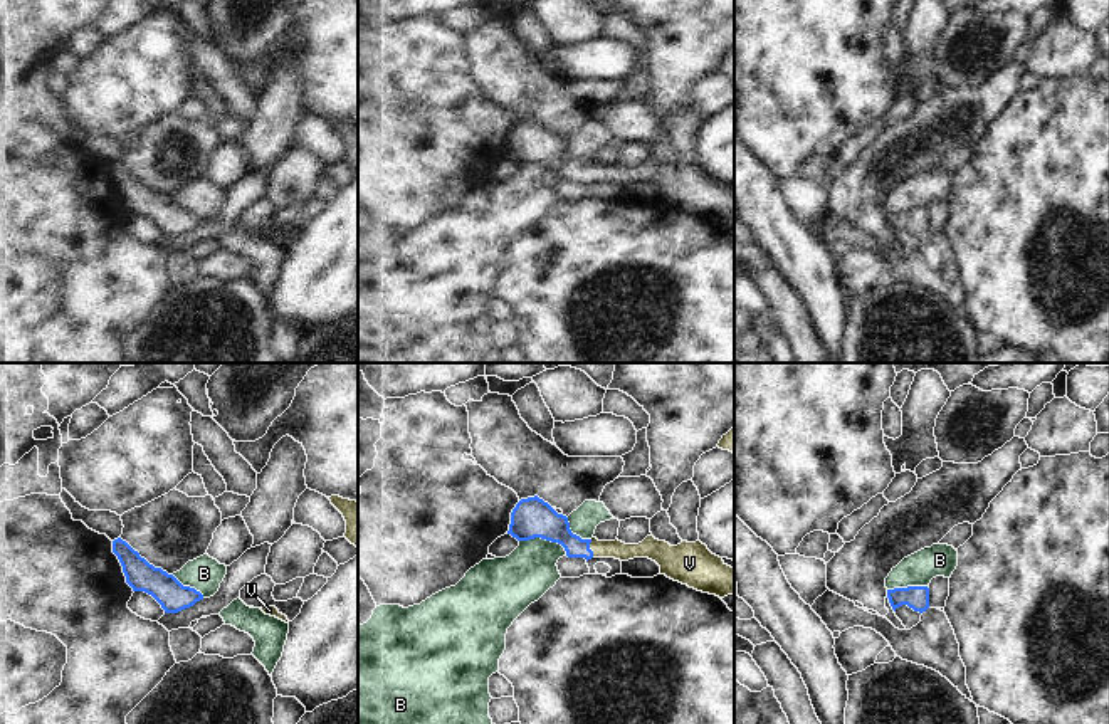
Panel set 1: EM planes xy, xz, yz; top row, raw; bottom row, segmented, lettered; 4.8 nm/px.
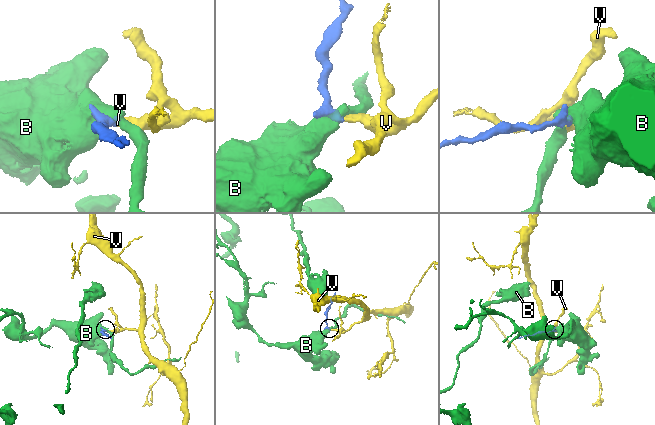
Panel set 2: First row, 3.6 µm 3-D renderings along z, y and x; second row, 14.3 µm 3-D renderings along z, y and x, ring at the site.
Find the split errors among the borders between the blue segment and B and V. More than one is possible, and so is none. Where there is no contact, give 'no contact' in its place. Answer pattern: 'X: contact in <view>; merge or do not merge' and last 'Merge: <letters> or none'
B: contact in xz; do not merge
V: contact in xz; merge
Merge: V

